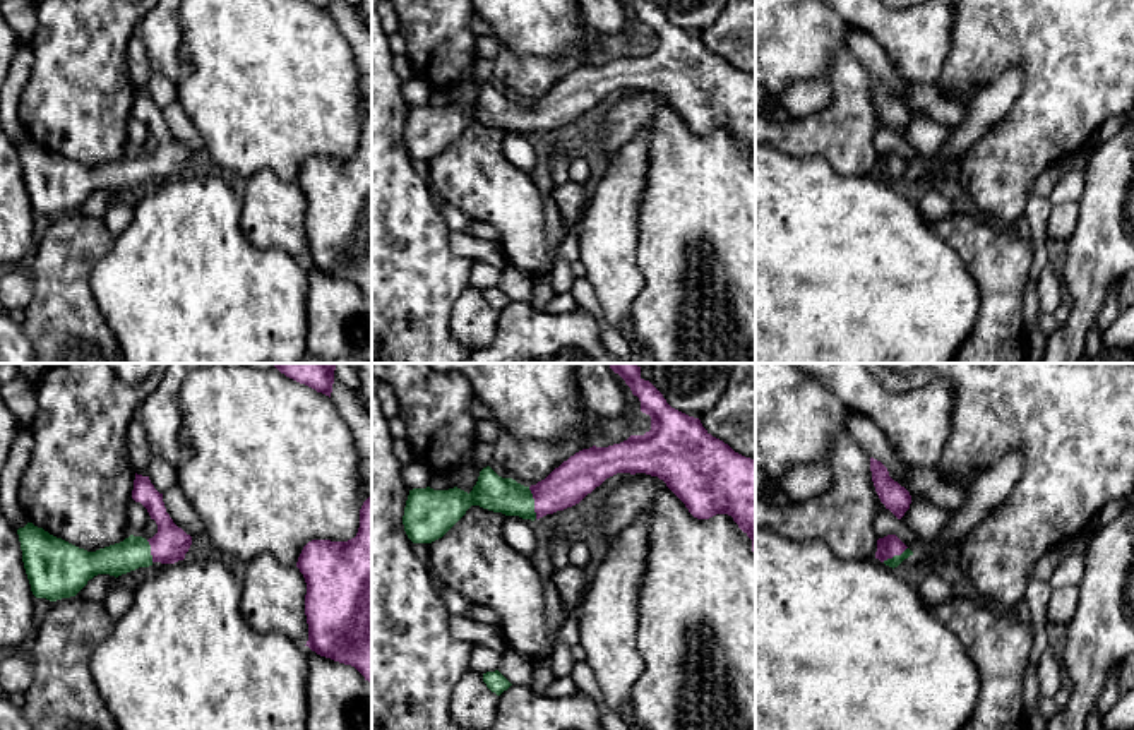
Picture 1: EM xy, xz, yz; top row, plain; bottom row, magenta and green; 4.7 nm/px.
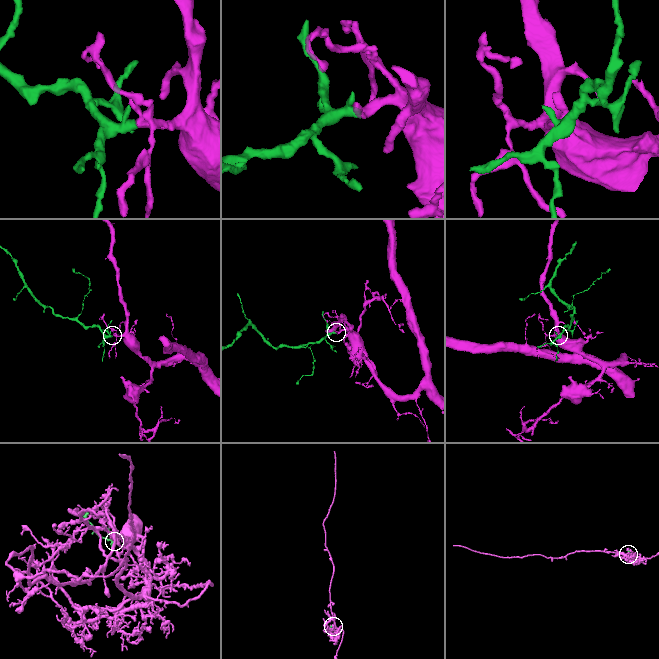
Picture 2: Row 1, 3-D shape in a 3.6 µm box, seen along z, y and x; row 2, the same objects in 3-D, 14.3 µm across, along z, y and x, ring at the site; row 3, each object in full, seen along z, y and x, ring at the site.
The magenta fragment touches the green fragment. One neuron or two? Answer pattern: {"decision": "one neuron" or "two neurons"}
{"decision": "one neuron"}

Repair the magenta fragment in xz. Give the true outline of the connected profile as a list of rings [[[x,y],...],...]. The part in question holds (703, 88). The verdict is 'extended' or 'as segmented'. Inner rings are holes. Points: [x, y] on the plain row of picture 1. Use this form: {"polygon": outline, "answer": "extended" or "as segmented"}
{"polygon": [[[653,0],[627,2],[639,14],[641,27],[651,33],[649,48],[630,51],[627,57],[608,63],[593,62],[582,65],[531,103],[524,103],[512,94],[502,94],[486,82],[480,87],[478,98],[469,110],[457,103],[449,106],[413,105],[409,106],[403,132],[408,154],[413,159],[432,159],[442,154],[471,122],[534,137],[579,120],[617,89],[646,89],[663,96],[694,134],[731,132],[738,144],[752,156],[752,168],[755,170],[755,77],[713,53],[699,34],[671,24]]], "answer": "extended"}

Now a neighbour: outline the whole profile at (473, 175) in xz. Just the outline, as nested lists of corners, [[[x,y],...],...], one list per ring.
[[[471,122],[442,154],[428,159],[428,183],[468,219],[495,226],[509,266],[534,276],[550,264],[543,182],[504,156],[505,134]]]

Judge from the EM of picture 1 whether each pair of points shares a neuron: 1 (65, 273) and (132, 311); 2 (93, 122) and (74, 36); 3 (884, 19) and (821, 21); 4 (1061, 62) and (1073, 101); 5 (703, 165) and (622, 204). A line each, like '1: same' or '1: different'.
1: different
2: same
3: different
4: same
5: different

